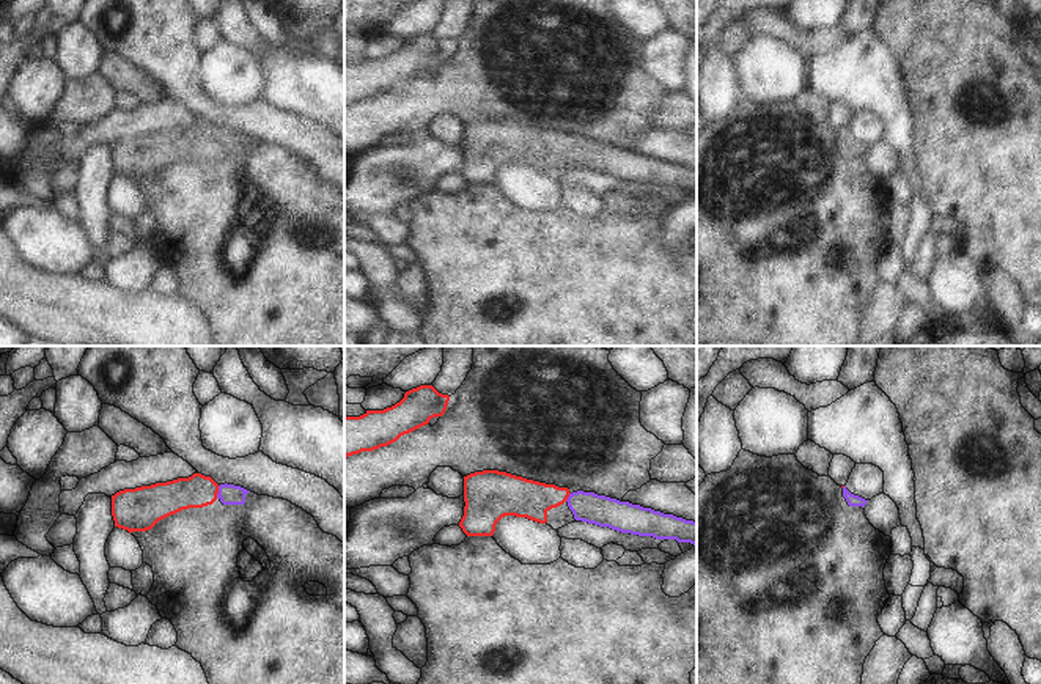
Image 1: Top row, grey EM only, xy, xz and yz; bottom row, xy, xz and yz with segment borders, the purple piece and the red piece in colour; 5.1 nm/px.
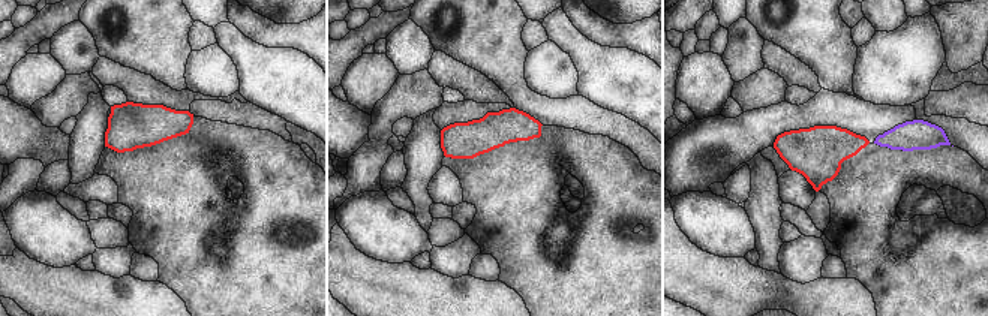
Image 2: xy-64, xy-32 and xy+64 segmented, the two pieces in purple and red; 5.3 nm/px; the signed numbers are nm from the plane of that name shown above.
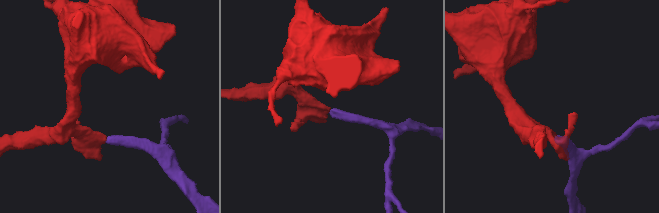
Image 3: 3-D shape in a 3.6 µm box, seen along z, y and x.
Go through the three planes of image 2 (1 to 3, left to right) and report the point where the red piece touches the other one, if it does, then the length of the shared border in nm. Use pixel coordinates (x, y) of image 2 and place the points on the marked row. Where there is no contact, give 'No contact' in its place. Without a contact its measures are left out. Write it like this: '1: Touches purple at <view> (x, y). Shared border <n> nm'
1: No contact
2: No contact
3: No contact.

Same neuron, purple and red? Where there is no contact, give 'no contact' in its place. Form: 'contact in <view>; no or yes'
contact in xy; yes

